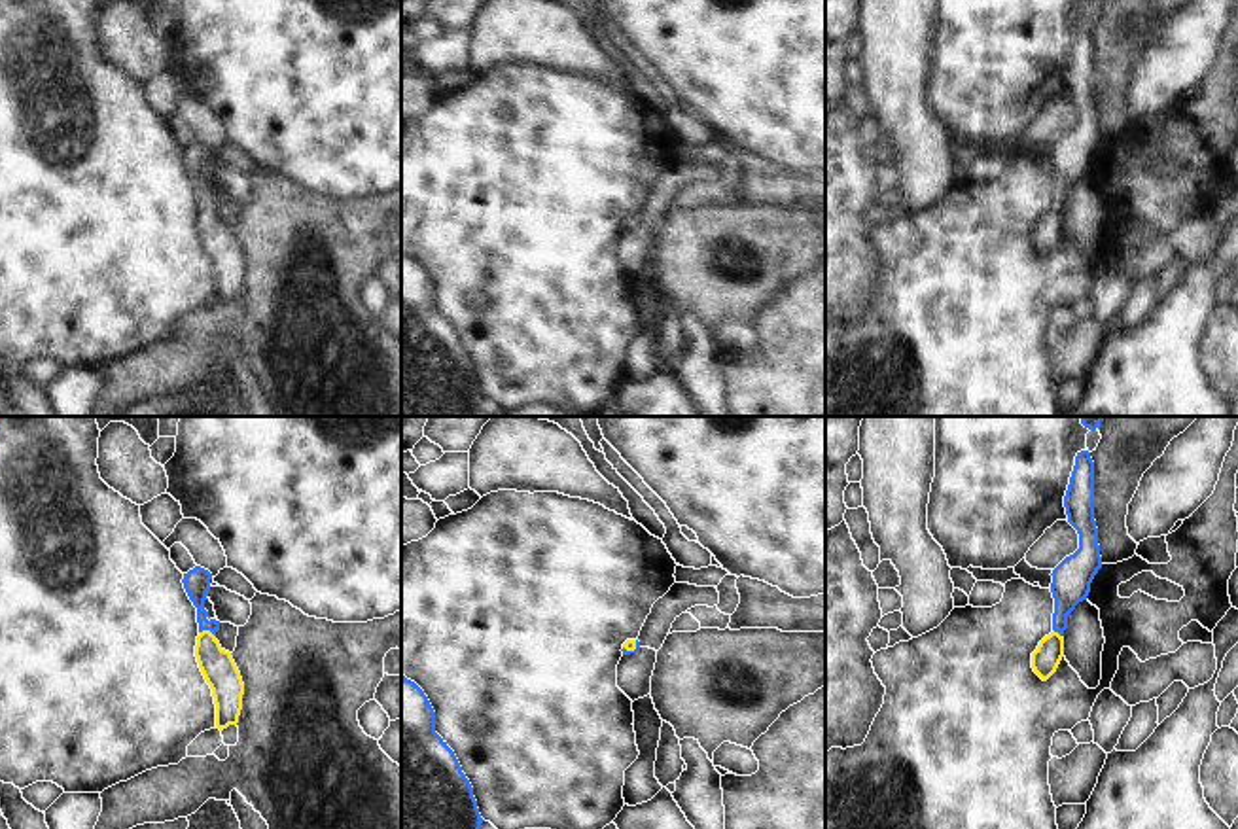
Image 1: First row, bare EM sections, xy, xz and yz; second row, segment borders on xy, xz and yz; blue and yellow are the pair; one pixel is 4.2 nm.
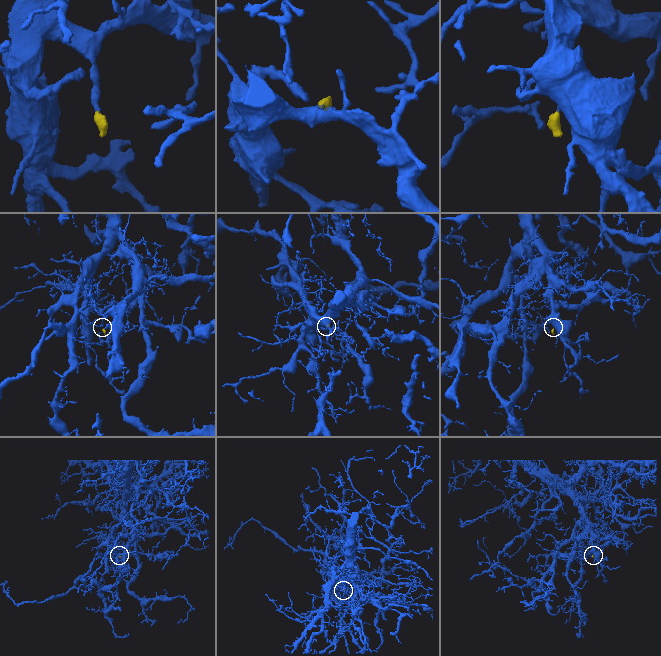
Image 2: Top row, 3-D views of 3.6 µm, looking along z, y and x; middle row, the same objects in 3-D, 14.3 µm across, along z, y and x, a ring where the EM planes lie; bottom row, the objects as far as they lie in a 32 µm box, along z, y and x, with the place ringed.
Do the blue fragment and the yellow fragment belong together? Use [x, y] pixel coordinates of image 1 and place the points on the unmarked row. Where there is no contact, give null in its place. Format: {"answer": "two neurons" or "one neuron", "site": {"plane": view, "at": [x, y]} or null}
{"answer": "one neuron", "site": {"plane": "xy", "at": [207, 205]}}

